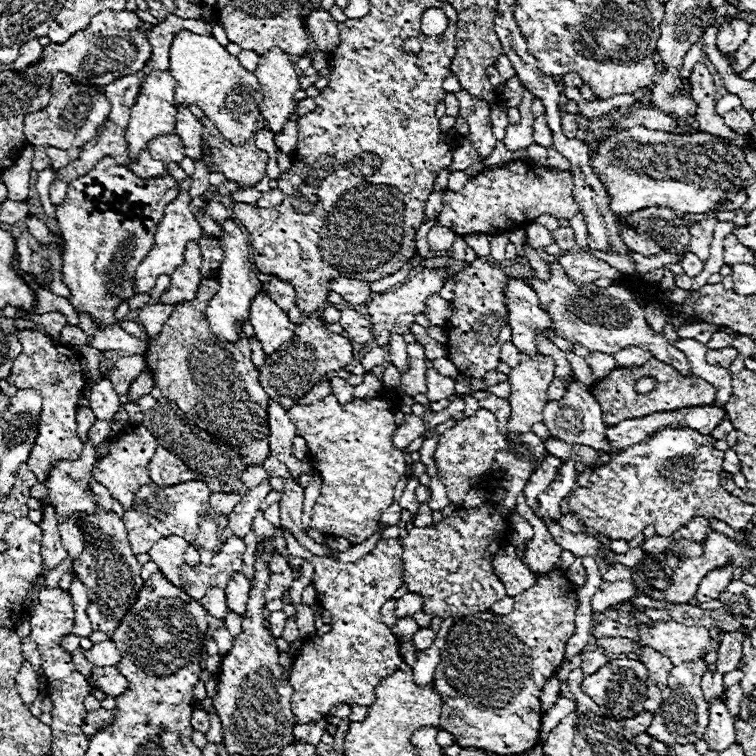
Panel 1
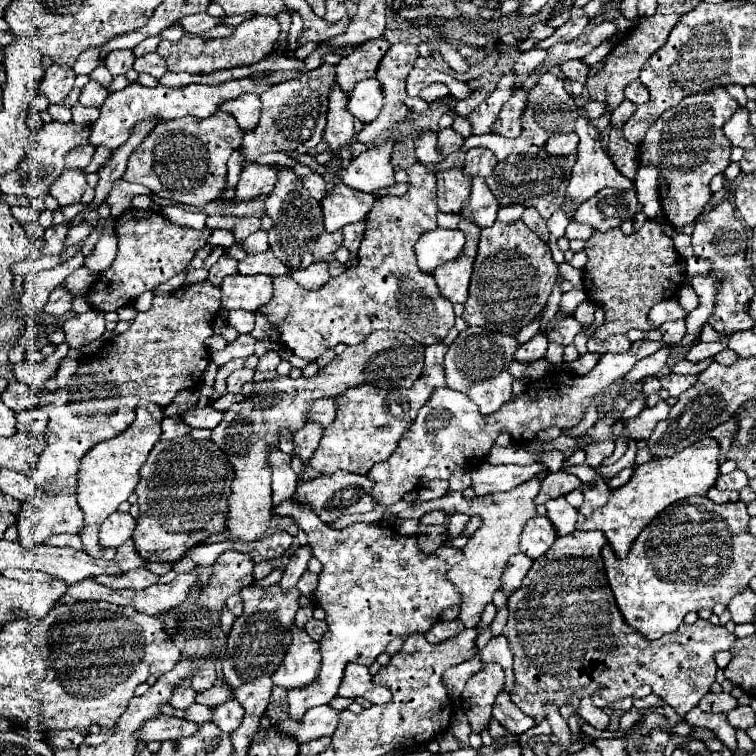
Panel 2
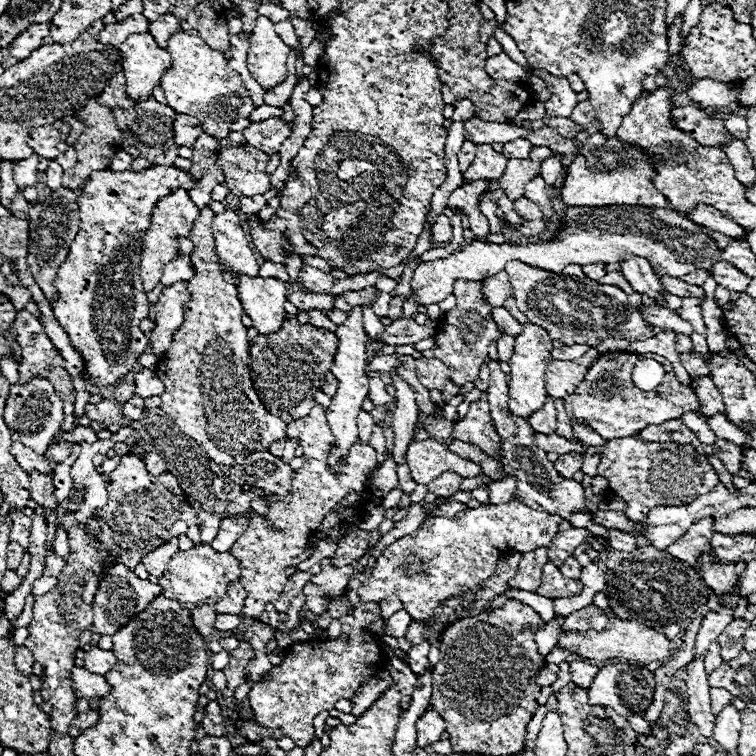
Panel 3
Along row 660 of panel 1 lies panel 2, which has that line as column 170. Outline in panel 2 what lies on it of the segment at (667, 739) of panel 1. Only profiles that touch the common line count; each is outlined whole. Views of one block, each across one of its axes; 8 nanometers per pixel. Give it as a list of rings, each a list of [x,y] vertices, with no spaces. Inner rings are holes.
[[[176,686],[174,692],[172,692],[172,700],[168,700],[168,704],[170,704],[172,708],[186,710],[190,704],[194,704],[194,696],[196,696],[196,692],[194,692],[190,686],[188,686],[188,688]]]

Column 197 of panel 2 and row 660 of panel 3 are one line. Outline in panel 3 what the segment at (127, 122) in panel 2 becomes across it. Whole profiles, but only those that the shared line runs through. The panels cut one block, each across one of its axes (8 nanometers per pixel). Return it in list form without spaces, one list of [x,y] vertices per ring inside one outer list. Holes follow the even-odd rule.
[[[92,648],[90,652],[84,654],[84,668],[94,674],[106,674],[114,668],[114,664],[116,664],[116,656],[112,654],[112,650]]]

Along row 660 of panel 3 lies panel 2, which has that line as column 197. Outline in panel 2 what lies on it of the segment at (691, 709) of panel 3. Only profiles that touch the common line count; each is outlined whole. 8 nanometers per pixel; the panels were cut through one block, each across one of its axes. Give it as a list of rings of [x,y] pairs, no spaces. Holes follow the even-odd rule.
[[[216,684],[208,690],[202,690],[202,692],[196,692],[196,702],[198,704],[206,704],[210,708],[214,706],[220,706],[228,700],[234,700],[234,690],[230,686],[222,686],[222,684]]]

